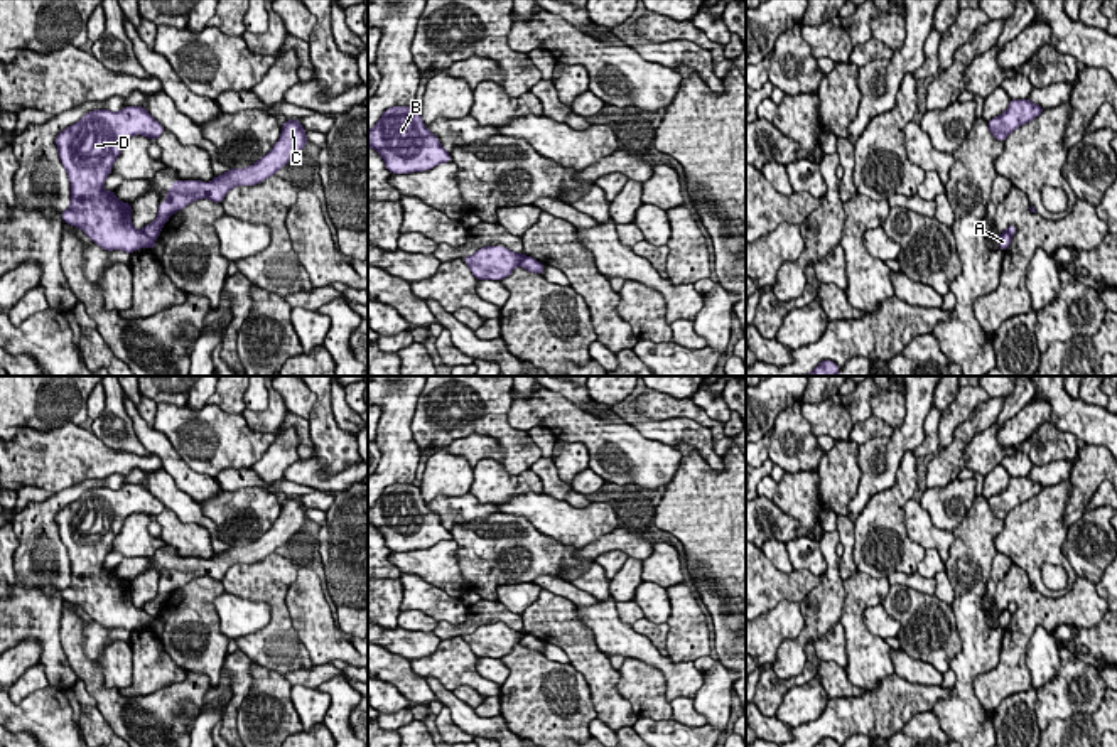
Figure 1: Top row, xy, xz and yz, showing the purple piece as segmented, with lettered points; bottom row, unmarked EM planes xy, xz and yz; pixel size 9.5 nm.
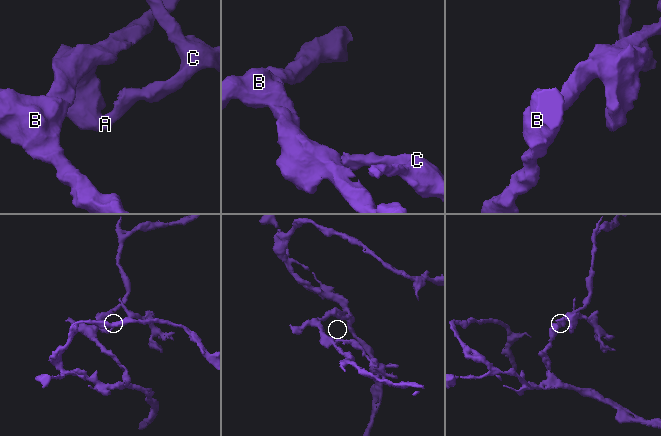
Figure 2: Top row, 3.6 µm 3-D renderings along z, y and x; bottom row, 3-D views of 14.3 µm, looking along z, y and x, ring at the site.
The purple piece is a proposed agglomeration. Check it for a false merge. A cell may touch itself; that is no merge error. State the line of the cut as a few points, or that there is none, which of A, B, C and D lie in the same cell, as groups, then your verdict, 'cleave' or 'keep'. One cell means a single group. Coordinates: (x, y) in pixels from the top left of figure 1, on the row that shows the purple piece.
cut in xy along (140, 230), (154, 241); A B D / C; cleave

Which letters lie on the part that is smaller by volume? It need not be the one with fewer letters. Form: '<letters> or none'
C

